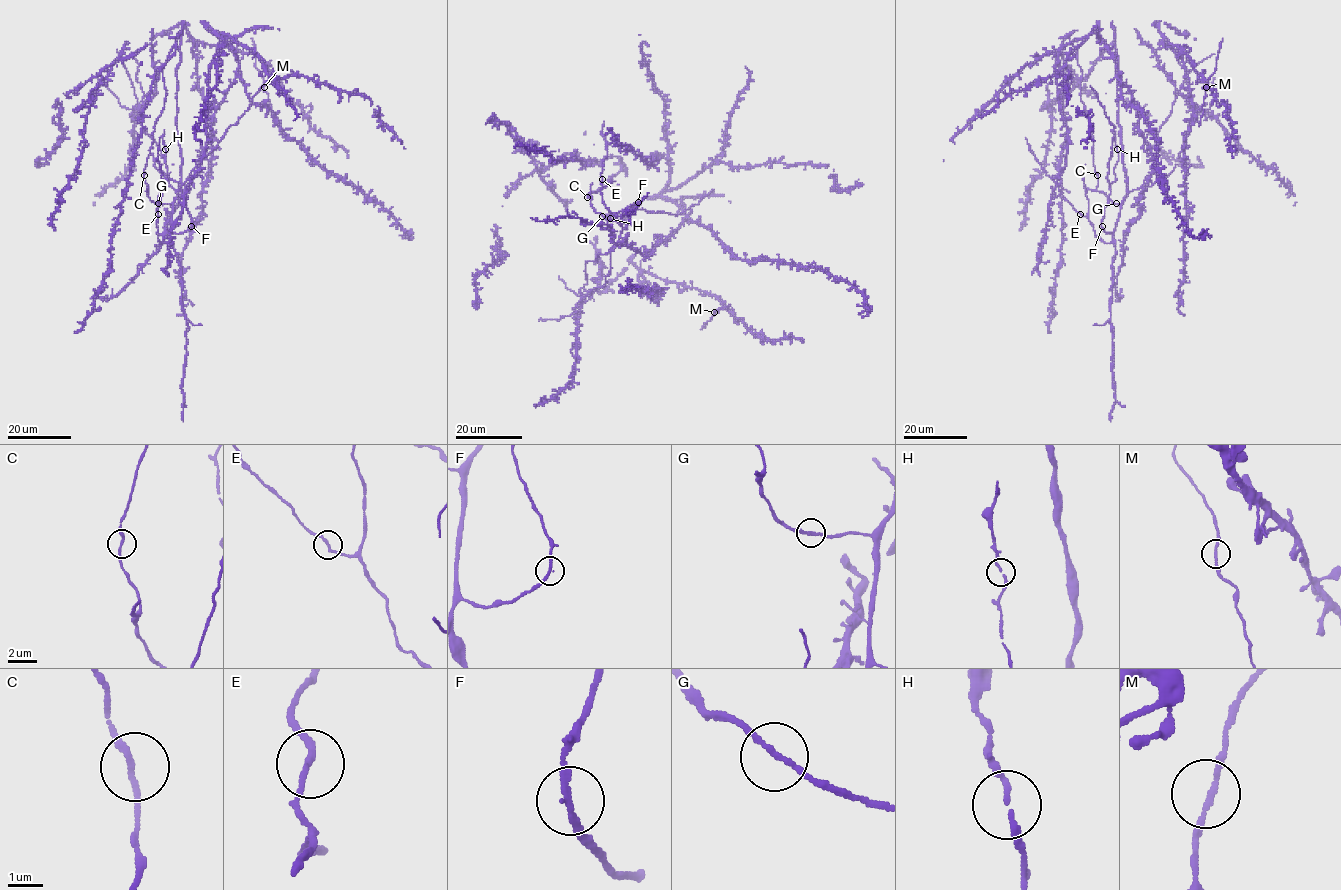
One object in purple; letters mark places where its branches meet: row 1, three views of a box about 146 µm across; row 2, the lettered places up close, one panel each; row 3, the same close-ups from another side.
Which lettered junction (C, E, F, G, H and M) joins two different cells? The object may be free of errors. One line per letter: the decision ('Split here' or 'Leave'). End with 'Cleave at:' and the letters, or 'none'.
C: Leave
E: Leave
F: Leave
G: Leave
H: Leave
M: Leave
Cleave at: none

